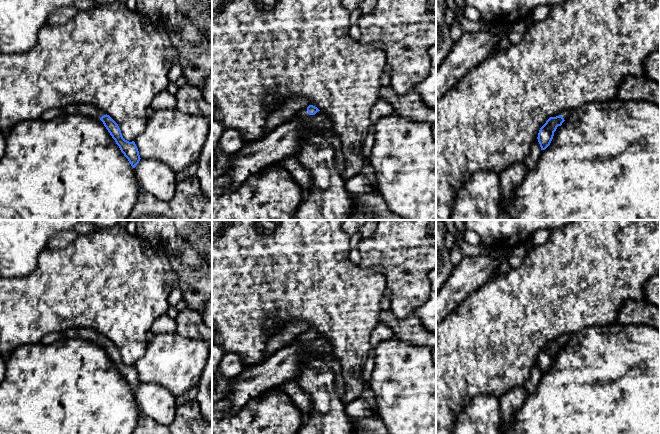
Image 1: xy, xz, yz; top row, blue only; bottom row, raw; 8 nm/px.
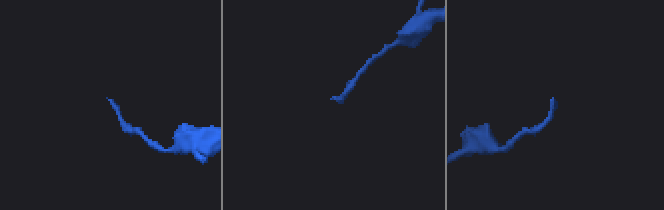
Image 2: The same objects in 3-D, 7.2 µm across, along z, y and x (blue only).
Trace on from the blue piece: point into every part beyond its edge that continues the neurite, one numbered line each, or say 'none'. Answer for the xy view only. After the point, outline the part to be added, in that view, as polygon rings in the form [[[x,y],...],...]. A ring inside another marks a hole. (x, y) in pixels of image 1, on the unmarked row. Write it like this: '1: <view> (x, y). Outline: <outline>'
1: xy (88, 334). Outline: [[[90,328],[68,329],[68,330],[65,330],[63,333],[66,338],[77,337],[77,338],[95,342],[98,344],[100,344],[102,340],[106,339],[104,335]]]

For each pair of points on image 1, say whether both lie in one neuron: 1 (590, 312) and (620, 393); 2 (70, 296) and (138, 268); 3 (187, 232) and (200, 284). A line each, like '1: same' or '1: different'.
1: different
2: same
3: same

